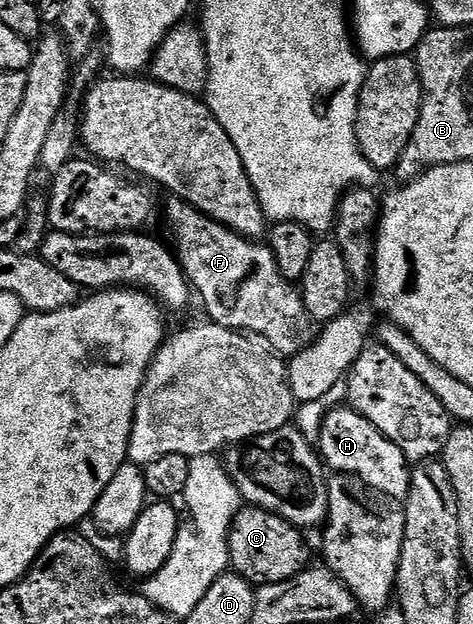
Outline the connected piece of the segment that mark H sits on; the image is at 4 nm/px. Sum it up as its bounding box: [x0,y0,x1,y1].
[317,406,413,503]

